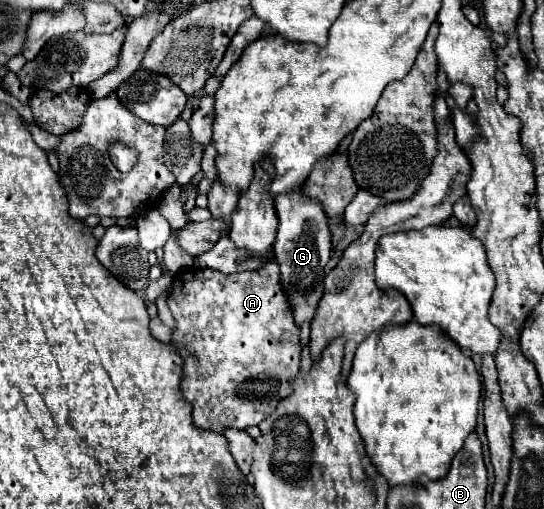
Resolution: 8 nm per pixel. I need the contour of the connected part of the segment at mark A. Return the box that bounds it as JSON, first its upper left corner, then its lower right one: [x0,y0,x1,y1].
[167,262,301,432]

